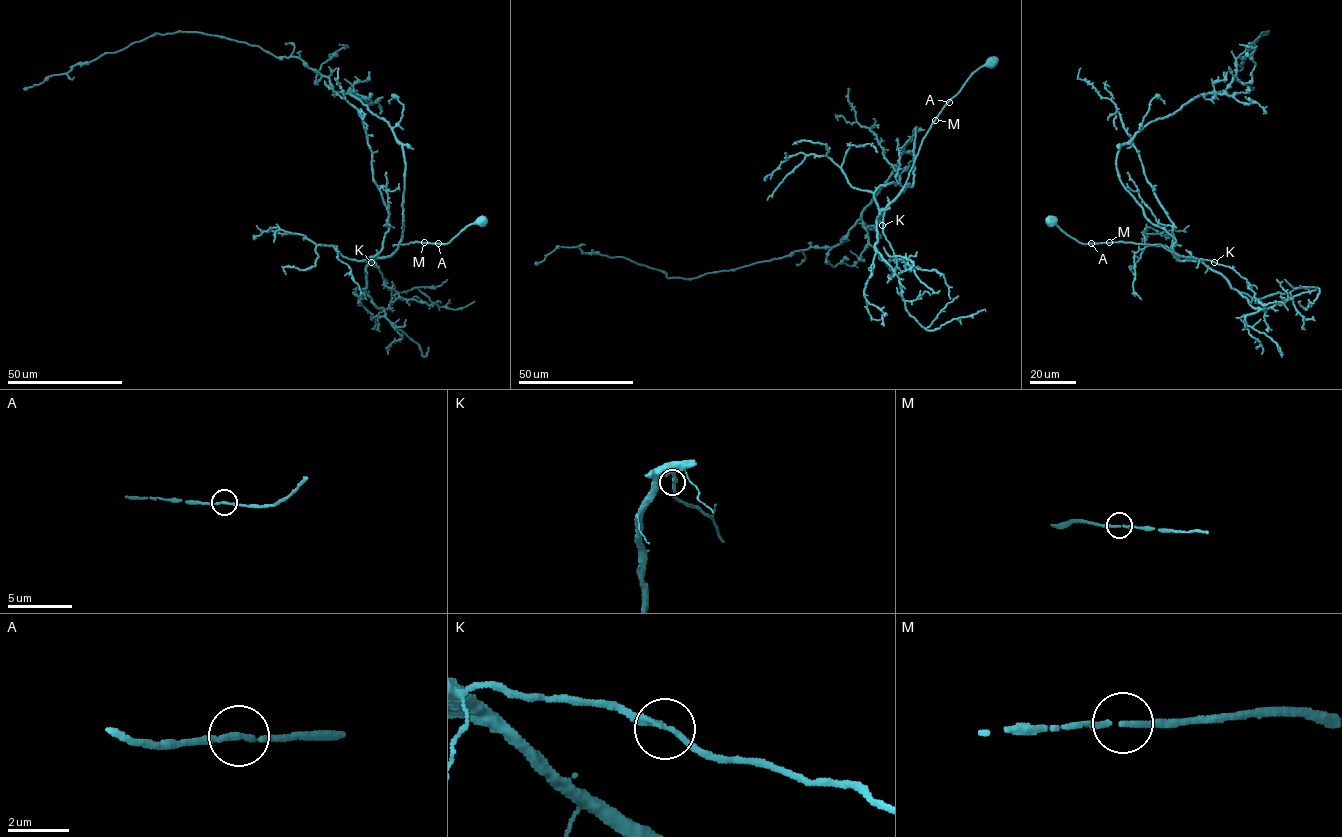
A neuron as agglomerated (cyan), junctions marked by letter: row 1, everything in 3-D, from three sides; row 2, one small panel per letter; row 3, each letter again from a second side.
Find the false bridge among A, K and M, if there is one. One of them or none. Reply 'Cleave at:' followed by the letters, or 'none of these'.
Cleave at: none of these

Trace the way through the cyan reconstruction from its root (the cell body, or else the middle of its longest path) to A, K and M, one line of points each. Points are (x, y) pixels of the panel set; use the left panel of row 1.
A: (482, 219), (479, 218), (467, 225), (449, 242), (438, 243)
K: (482, 219), (479, 218), (467, 225), (446, 244), (399, 244), (391, 255), (374, 258), (371, 262)
M: (482, 219), (479, 218), (467, 225), (449, 242), (424, 242)

